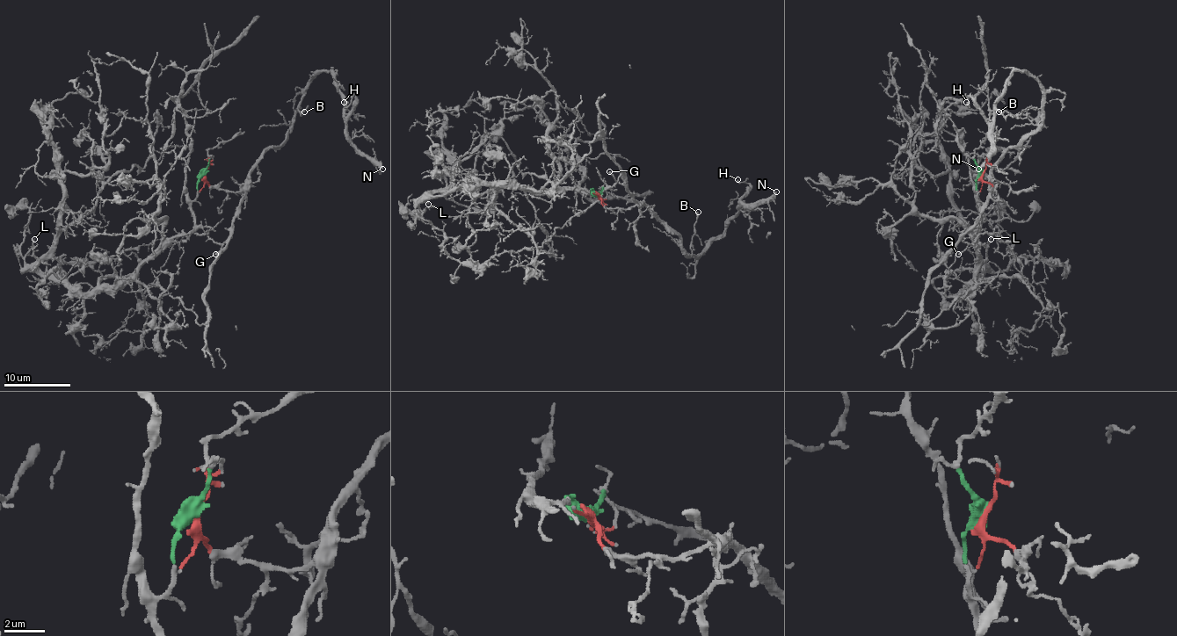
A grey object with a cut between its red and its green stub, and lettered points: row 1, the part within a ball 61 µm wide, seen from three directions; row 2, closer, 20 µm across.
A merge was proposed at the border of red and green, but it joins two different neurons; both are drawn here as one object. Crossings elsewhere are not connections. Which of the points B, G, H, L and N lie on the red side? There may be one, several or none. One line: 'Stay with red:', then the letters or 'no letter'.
Stay with red: B, G, H, N

